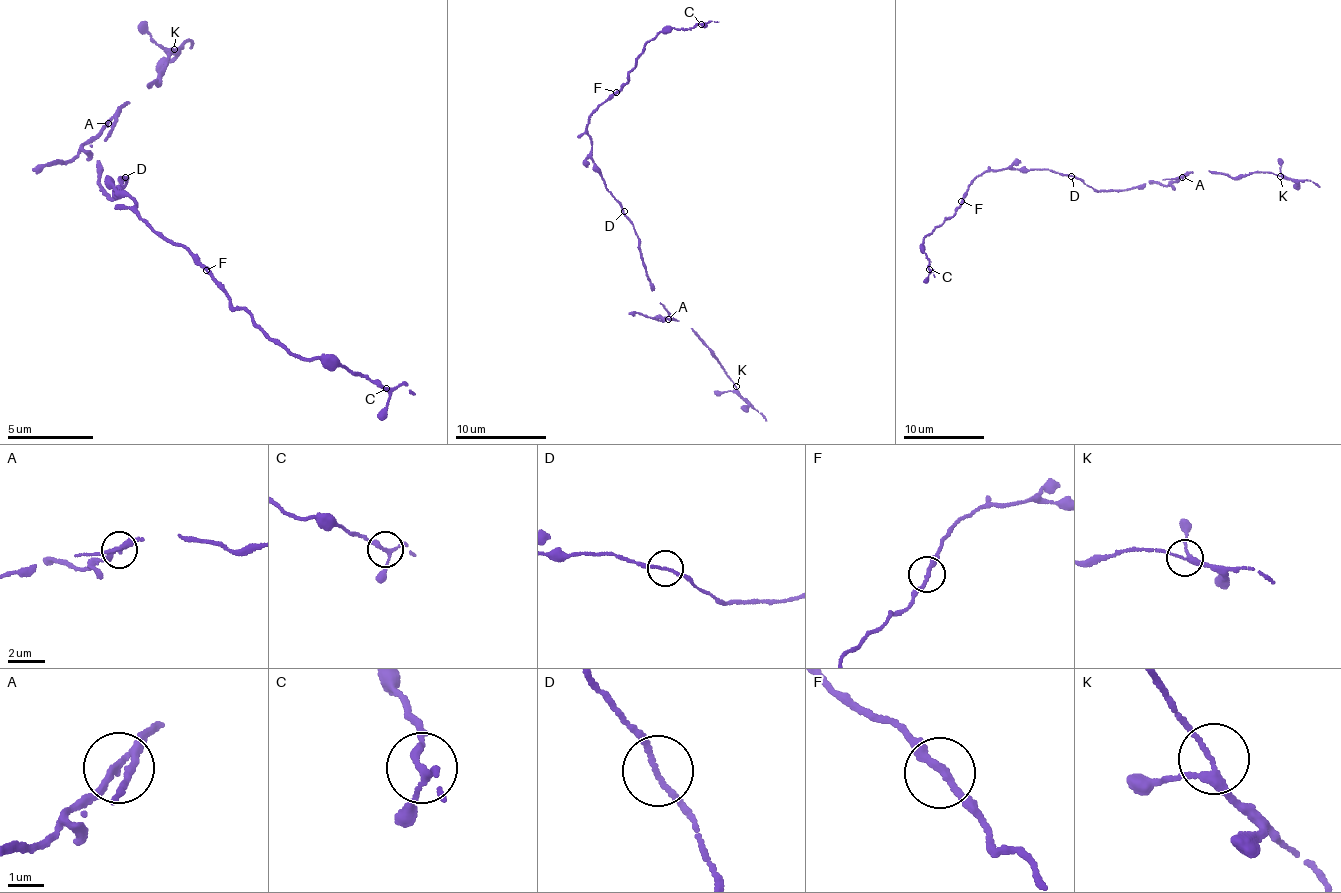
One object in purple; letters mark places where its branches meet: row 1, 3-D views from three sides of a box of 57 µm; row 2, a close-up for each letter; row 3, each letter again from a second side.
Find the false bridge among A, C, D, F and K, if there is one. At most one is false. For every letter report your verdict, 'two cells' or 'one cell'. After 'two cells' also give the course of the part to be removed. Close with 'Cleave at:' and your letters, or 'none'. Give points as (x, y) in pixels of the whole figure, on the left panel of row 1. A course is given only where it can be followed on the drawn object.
A: two cells | (106, 124), (76, 158), (31, 172)
C: one cell
D: one cell
F: one cell
K: one cell
Cleave at: A

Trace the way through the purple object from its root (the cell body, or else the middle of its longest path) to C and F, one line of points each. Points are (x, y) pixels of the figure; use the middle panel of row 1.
C: (621, 212), (621, 203), (606, 188), (591, 158), (587, 120), (627, 81), (645, 44), (658, 33), (701, 24)
F: (621, 212), (621, 203), (606, 188), (591, 158), (591, 138), (586, 128), (593, 110), (616, 92)

